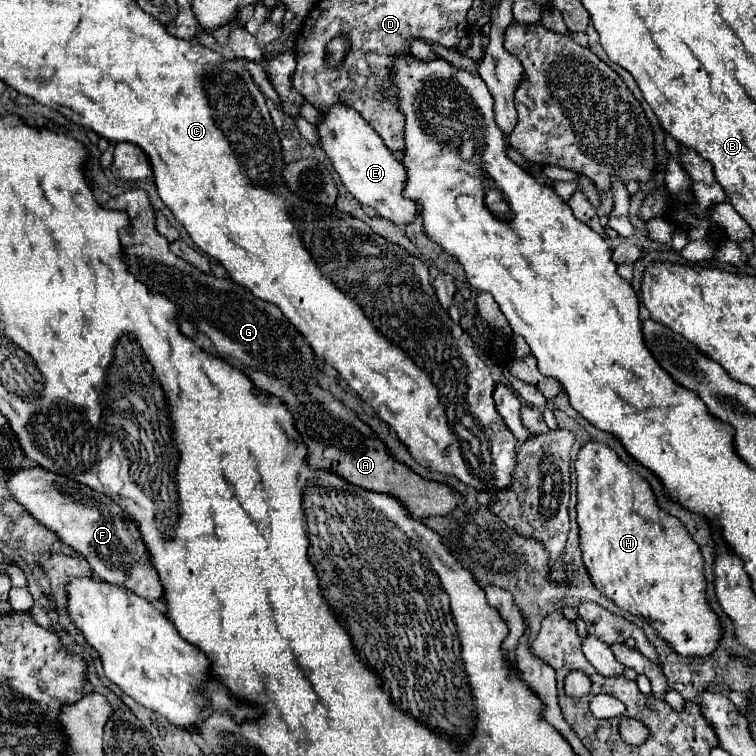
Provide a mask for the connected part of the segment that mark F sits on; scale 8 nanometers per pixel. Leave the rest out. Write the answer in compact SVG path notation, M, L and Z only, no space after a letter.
M44 468L16 470L8 480L8 490L34 518L38 518L40 524L54 530L64 544L82 552L82 556L90 560L98 578L126 588L148 602L164 602L164 588L158 572L150 564L150 552L144 546L138 524L128 518L124 508L120 508L110 496Z

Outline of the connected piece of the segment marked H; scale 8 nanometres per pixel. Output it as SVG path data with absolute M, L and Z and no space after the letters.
M586 442L576 456L576 478L578 478L578 528L582 562L588 570L592 584L608 596L618 608L648 620L654 632L674 648L680 656L706 658L710 656L720 638L722 624L716 612L710 608L706 598L704 560L700 546L690 538L678 518L668 516L656 506L654 492L646 480L632 472L618 454L602 442Z

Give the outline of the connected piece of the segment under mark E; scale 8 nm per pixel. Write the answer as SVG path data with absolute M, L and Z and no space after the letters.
M336 104L330 112L320 114L318 124L320 146L326 150L336 172L340 174L348 192L364 206L372 206L378 216L390 220L396 226L412 224L418 214L418 202L402 194L406 186L406 170L400 160L382 144L382 138L354 112L344 104Z

